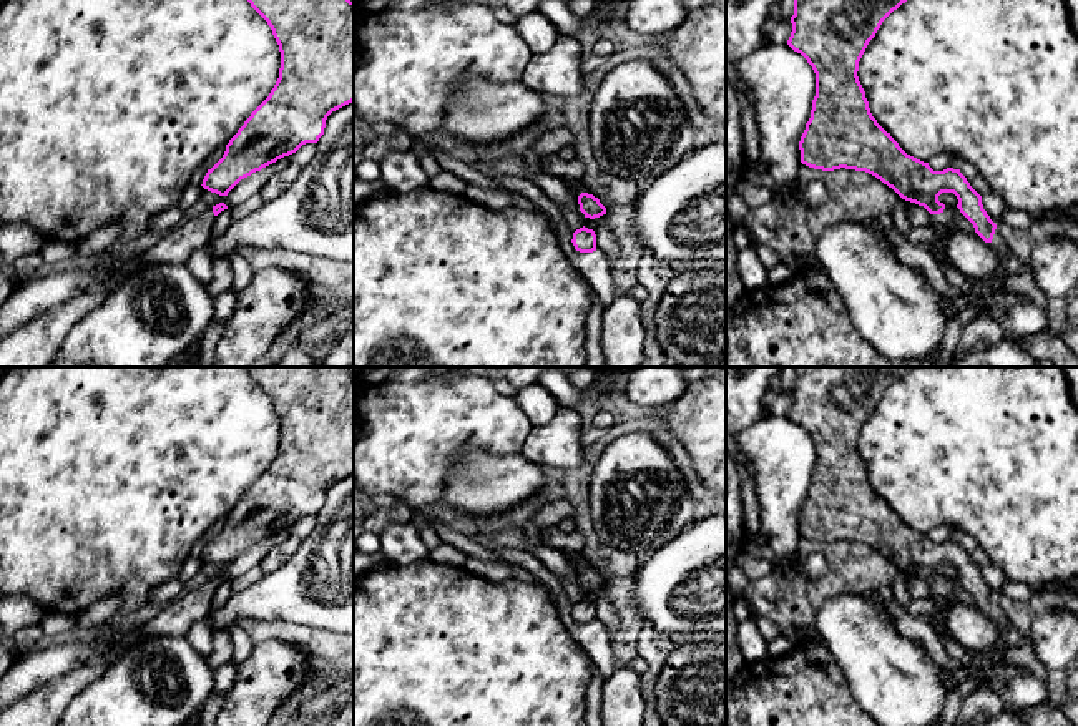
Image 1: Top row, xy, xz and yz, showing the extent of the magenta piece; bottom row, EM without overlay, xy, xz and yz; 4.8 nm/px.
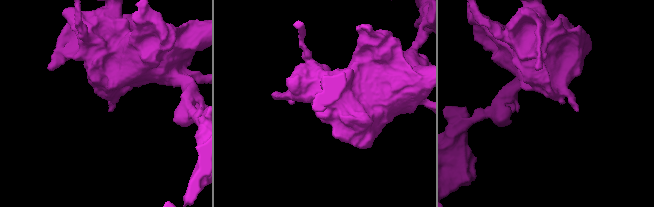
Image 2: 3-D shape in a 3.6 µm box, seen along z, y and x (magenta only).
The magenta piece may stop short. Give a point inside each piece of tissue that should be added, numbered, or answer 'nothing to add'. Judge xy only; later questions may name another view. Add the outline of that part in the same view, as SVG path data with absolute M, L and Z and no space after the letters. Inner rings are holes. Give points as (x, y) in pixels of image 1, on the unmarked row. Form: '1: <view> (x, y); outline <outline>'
1: xy (175, 620); outline M213 580L191 591L184 591L174 601L168 603L153 620L149 620L138 636L186 636L188 630L211 611L216 588Z

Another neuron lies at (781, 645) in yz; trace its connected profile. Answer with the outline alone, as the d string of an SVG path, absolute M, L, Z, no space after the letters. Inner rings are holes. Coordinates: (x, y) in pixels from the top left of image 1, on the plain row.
M777 635L767 643L767 656L779 658L787 655L794 648L792 641L786 635Z

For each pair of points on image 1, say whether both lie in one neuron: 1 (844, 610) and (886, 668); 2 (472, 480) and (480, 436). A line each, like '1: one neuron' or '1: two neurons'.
1: one neuron
2: two neurons

